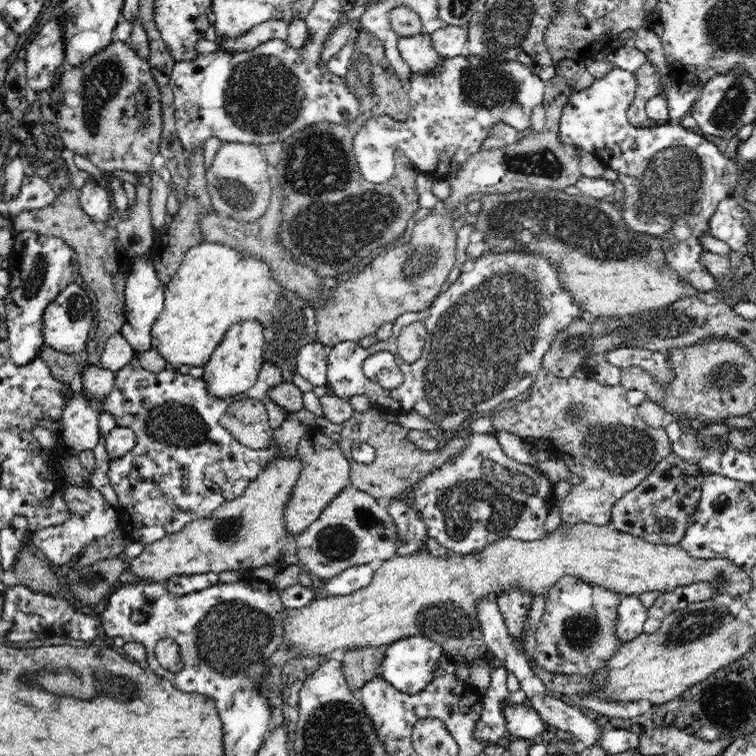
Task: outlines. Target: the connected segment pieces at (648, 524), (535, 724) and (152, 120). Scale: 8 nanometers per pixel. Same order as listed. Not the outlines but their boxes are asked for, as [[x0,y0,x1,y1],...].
[[610,453,706,545],[502,700,545,742],[54,40,163,175]]

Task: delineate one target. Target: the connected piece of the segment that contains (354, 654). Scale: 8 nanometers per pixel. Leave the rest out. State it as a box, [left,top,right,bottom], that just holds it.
[341,645,388,692]

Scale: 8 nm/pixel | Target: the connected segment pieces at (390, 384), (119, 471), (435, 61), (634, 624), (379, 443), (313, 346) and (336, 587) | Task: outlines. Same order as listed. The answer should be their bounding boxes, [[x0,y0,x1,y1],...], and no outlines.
[[363,351,403,390],[99,354,288,545],[395,34,442,73],[616,595,648,642],[338,408,467,502],[296,341,328,386],[324,565,374,596]]

